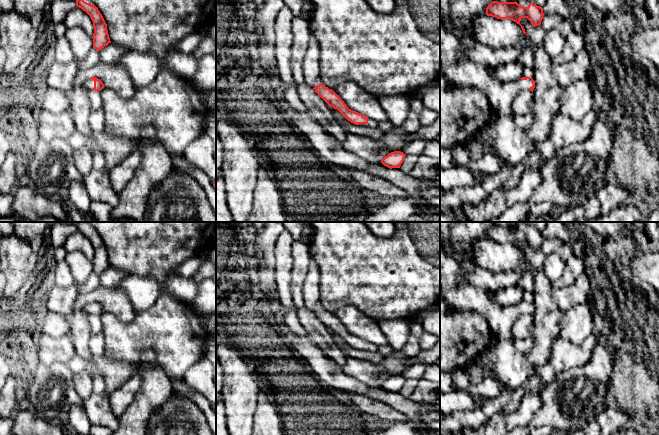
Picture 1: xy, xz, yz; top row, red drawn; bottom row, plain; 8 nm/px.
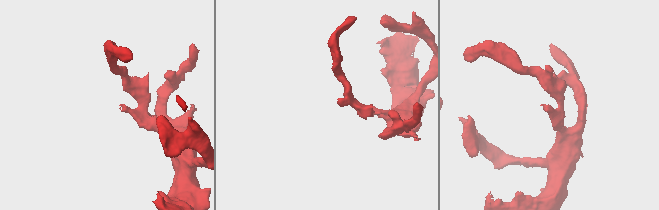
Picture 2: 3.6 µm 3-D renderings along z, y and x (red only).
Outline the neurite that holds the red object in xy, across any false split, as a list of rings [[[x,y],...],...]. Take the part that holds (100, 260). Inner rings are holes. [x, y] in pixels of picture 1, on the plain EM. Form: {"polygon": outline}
{"polygon": [[[77,222],[76,230],[85,235],[93,246],[93,272],[99,275],[111,267],[107,254],[107,248],[98,232],[94,228],[91,229],[85,226],[82,222]]]}

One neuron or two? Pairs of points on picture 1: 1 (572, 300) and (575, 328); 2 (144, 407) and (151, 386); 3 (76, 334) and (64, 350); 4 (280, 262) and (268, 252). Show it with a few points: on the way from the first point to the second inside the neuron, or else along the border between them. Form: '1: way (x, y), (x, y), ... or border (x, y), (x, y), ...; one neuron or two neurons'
1: border (590, 302), (576, 305), (563, 312); two neurons
2: way (145, 402), (151, 395), (151, 391); one neuron
3: border (69, 334), (76, 354); two neurons
4: border (280, 234), (276, 240), (274, 260); two neurons

